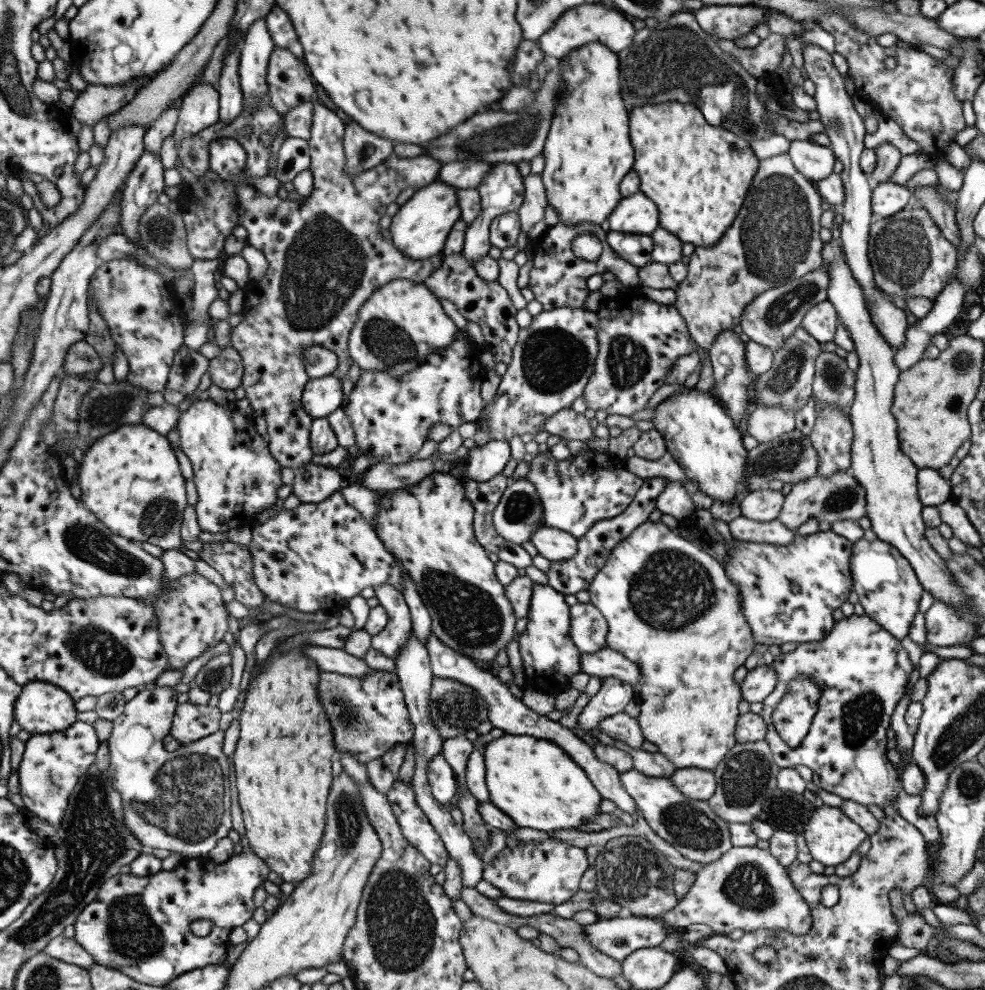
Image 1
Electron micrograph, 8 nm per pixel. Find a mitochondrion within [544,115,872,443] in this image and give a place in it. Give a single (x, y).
(776, 233)

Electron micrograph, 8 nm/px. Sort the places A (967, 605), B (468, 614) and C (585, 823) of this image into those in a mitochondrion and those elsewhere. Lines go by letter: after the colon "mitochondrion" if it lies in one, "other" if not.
A: other
B: mitochondrion
C: other

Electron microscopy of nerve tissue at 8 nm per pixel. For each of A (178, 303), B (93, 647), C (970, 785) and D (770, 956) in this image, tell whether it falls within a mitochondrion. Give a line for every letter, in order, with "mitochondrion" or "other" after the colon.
A: other
B: mitochondrion
C: mitochondrion
D: other

